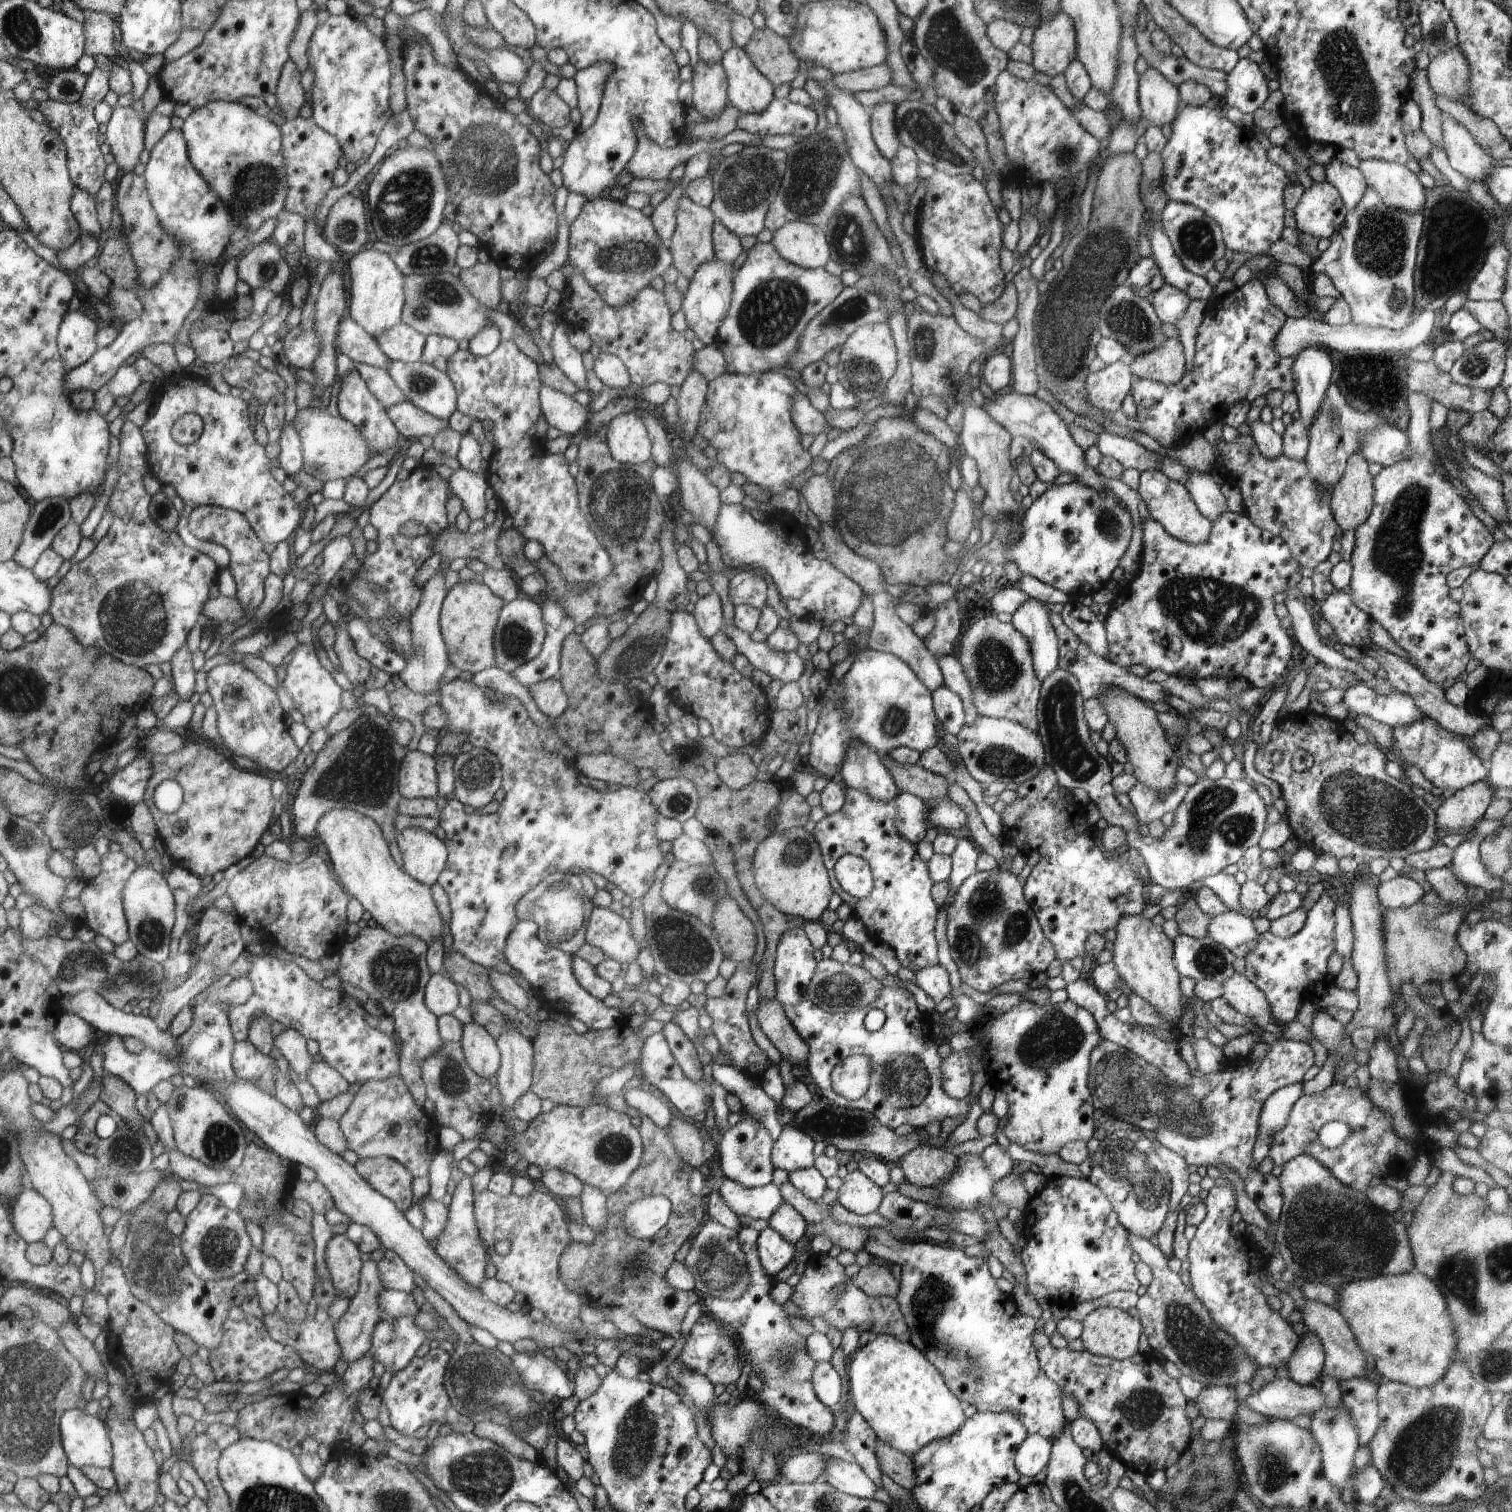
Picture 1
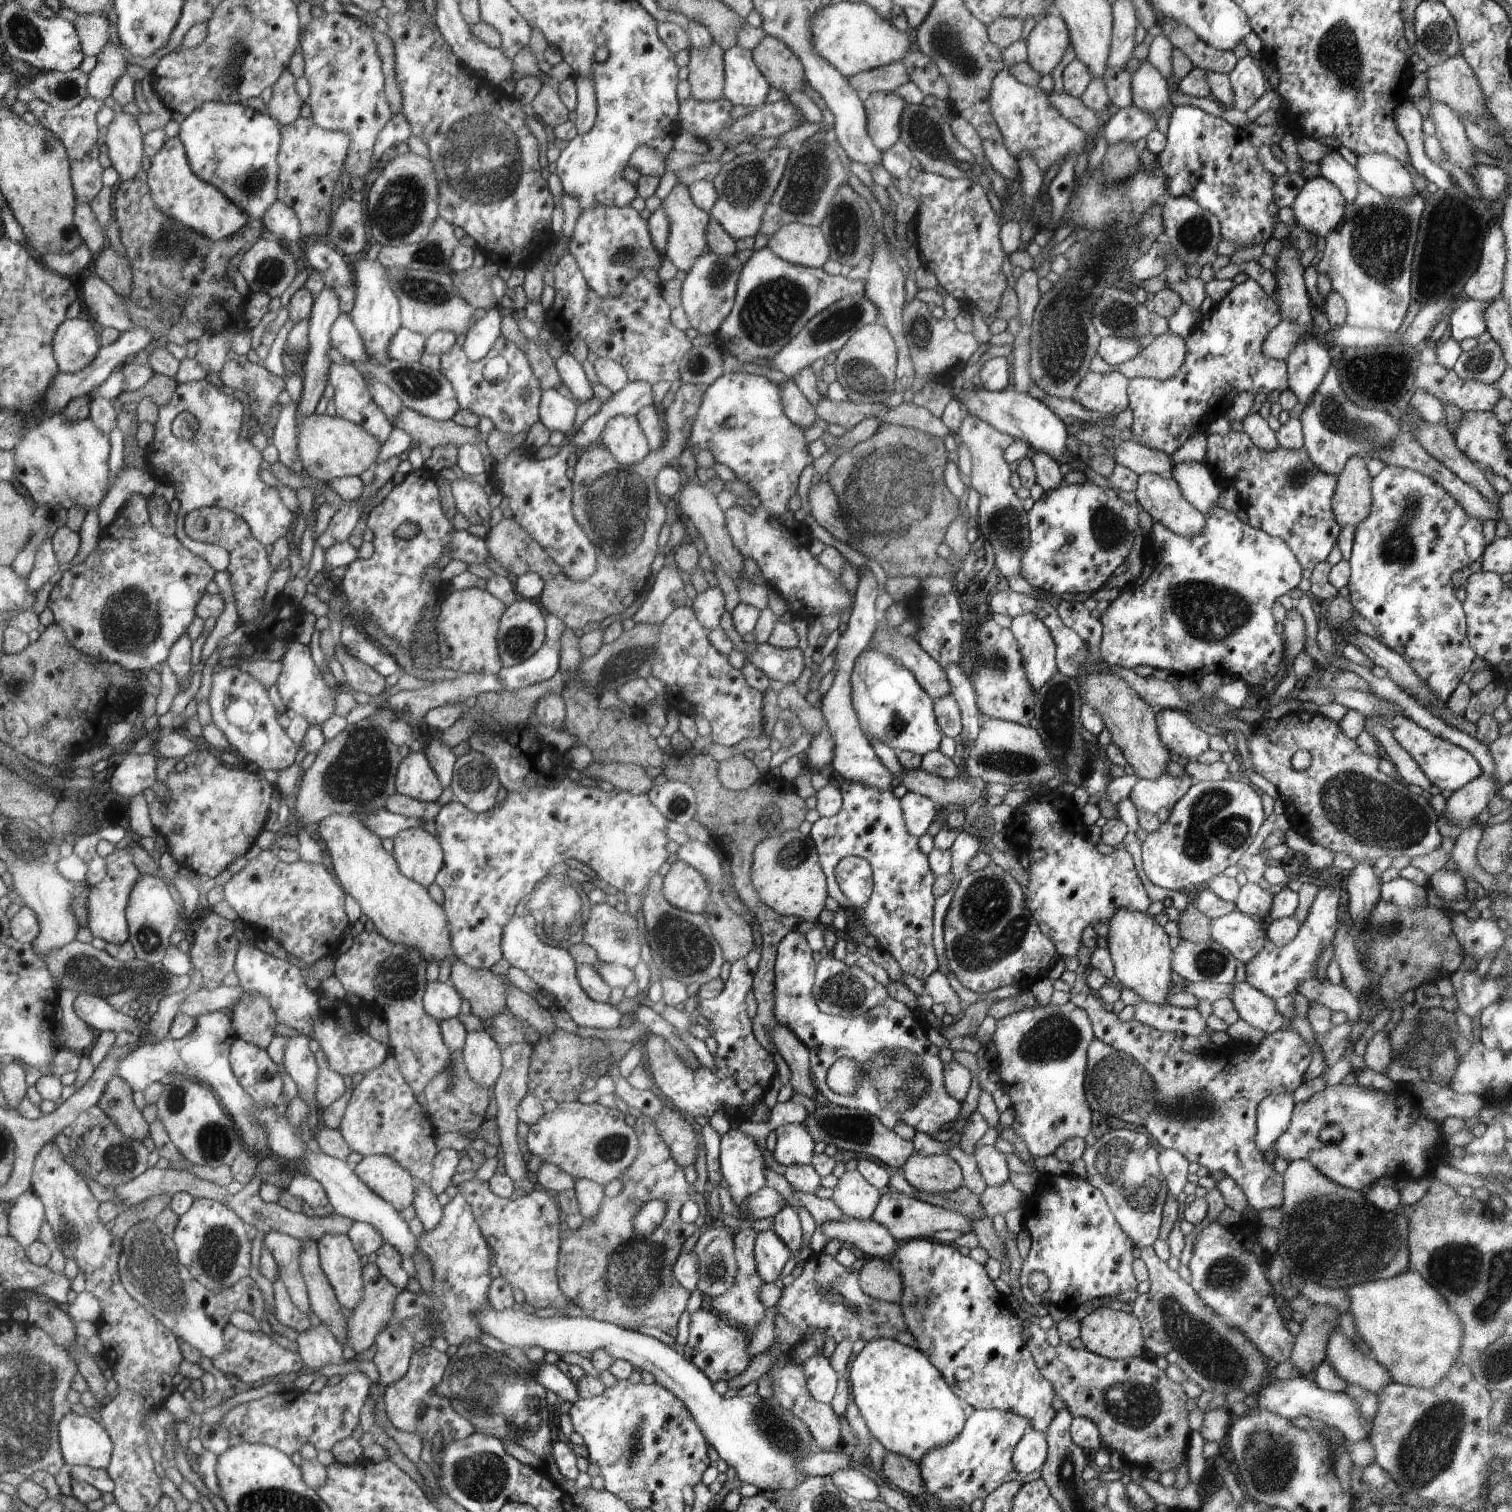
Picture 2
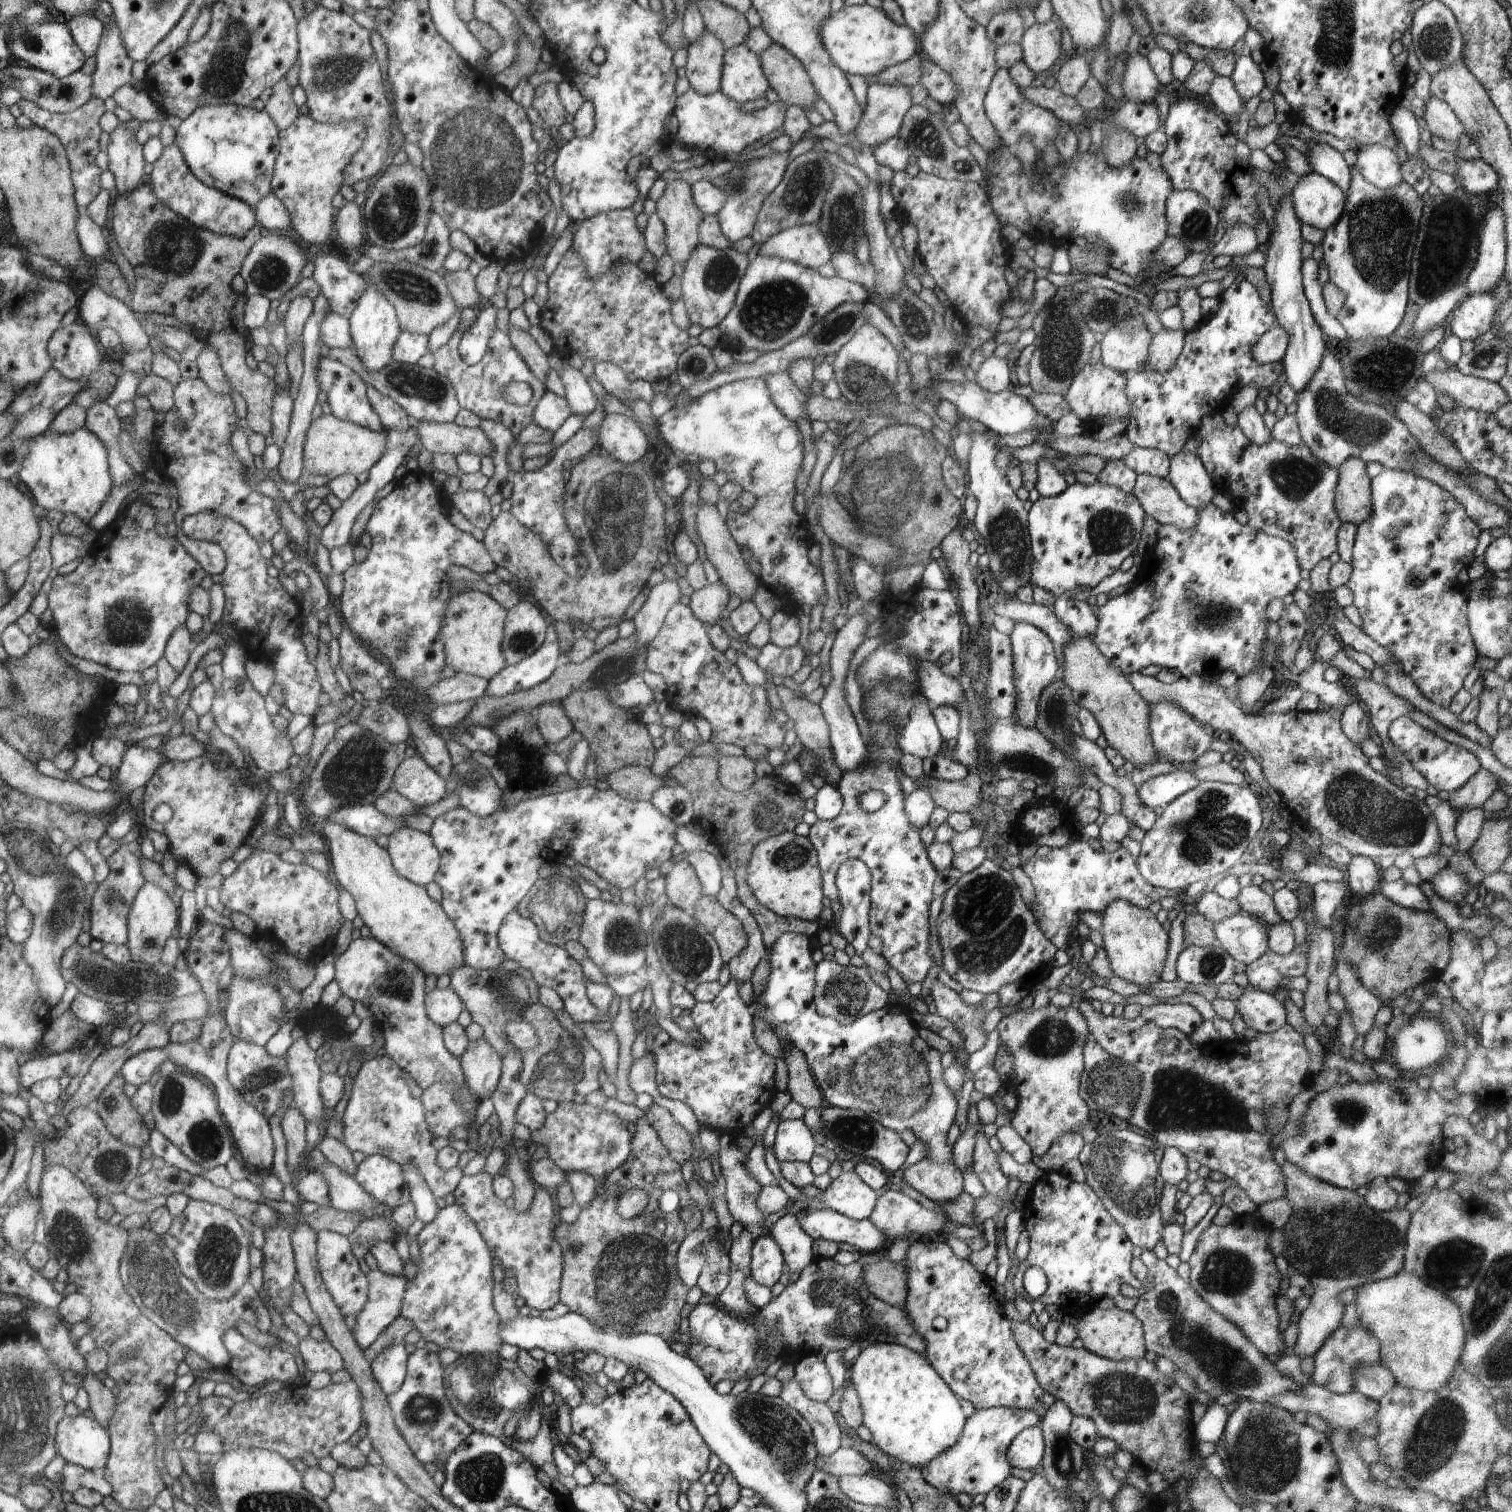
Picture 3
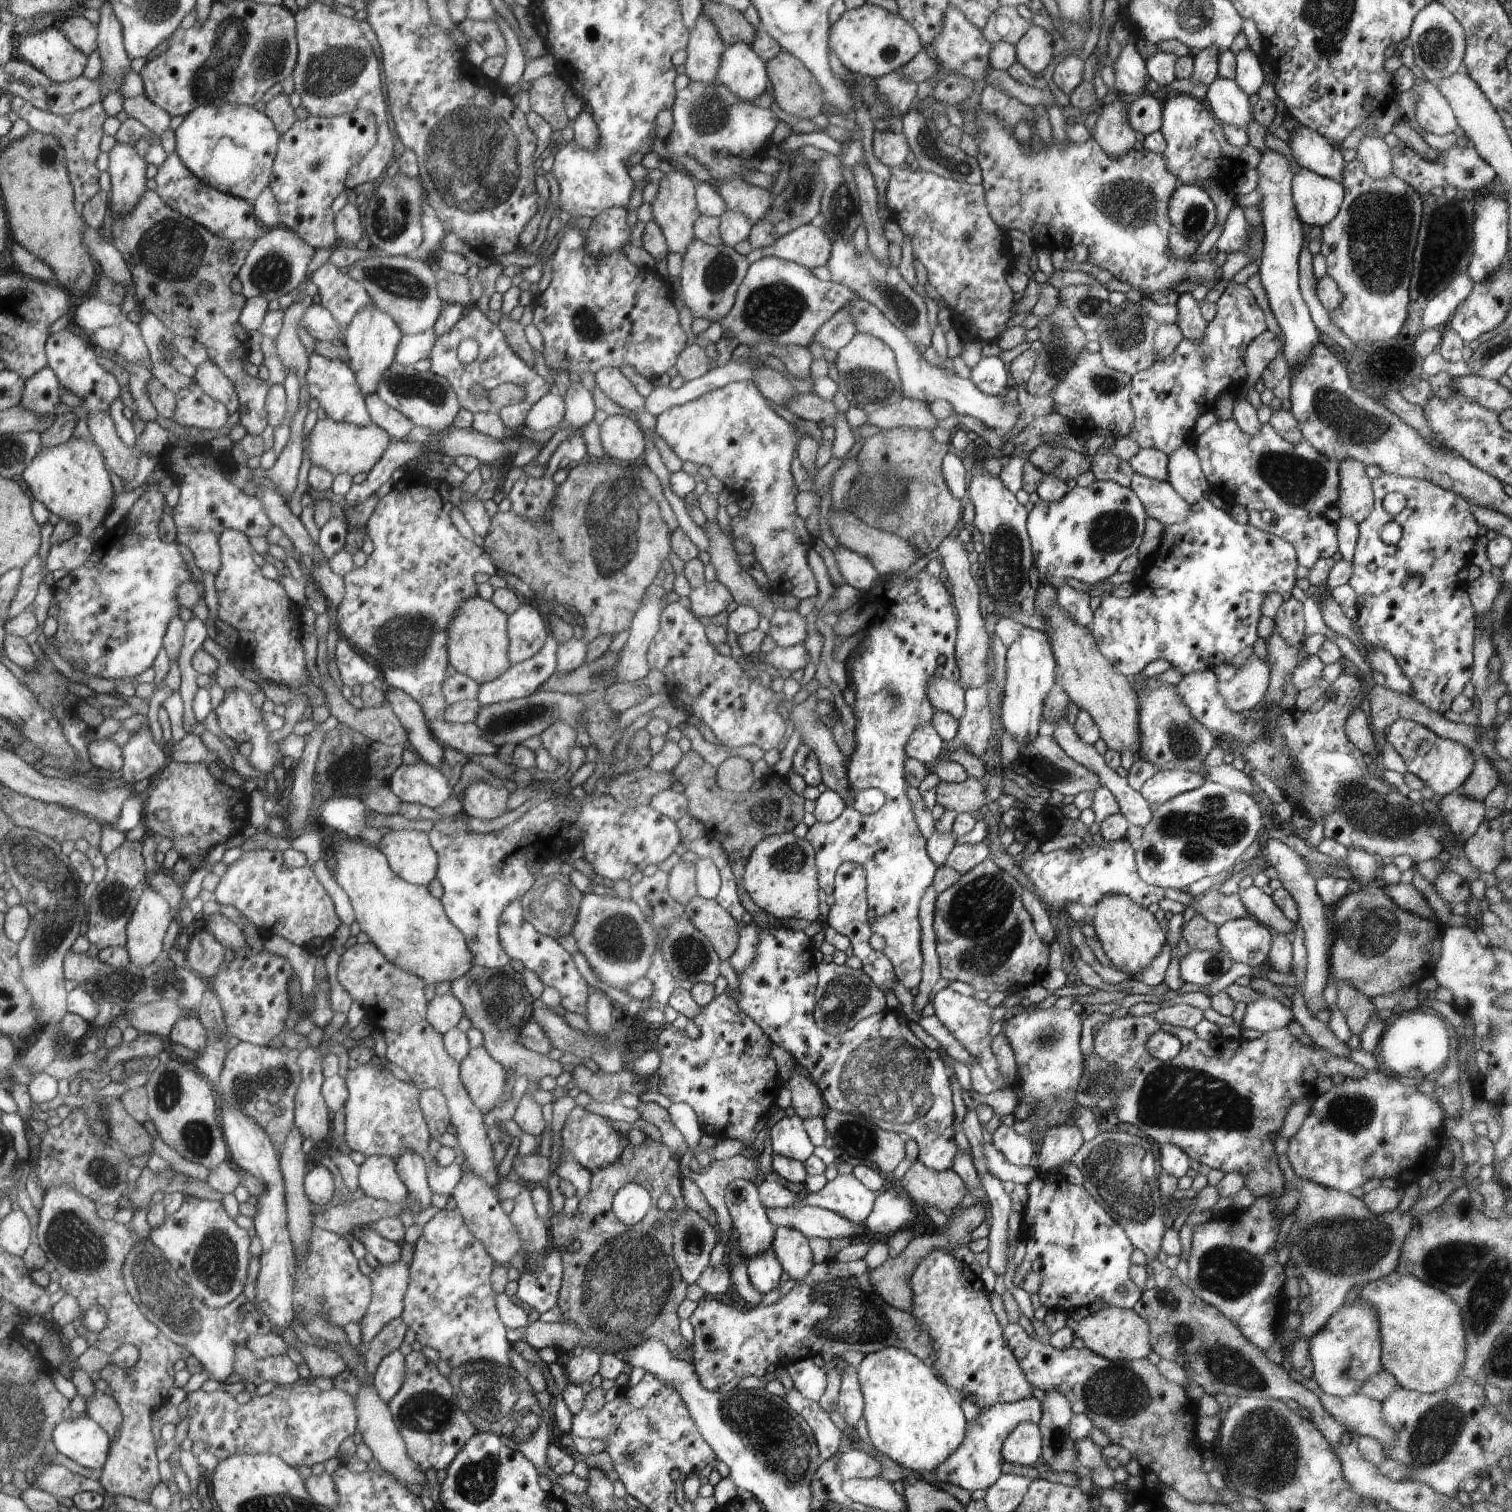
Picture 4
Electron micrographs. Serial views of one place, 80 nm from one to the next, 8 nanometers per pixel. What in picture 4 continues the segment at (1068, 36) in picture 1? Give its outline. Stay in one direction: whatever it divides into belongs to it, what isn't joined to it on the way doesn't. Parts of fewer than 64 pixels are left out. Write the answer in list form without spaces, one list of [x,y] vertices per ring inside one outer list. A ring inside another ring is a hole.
[[[1032,25],[1015,44],[1016,60],[1032,74],[1042,72],[1052,60],[1052,36]]]

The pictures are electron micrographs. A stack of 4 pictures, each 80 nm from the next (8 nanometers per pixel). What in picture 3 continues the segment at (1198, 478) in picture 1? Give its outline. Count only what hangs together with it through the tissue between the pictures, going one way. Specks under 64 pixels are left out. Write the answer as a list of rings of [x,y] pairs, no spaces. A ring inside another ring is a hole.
[[[1177,452],[1171,458],[1167,479],[1178,491],[1180,498],[1196,510],[1210,504],[1217,493],[1215,482],[1196,453]]]

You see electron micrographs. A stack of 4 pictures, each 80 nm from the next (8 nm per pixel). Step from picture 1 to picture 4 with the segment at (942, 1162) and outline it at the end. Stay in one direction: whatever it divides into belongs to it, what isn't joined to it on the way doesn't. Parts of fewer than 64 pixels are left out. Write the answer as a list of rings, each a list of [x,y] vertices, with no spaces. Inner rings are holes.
[[[916,1160],[900,1179],[916,1206],[934,1206],[946,1216],[961,1206],[967,1186],[952,1169],[935,1171]]]

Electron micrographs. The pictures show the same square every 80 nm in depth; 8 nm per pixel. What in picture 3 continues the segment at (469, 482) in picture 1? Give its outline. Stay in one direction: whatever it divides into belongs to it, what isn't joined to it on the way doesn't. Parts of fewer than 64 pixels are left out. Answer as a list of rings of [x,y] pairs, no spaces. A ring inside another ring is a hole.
[[[459,490],[450,496],[456,507],[476,528],[486,530],[492,522],[490,499],[482,491]]]

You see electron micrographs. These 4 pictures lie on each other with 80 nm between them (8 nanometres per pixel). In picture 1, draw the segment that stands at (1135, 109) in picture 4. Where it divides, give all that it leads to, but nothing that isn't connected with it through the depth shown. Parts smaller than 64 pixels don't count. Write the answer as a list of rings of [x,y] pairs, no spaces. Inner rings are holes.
[[[1006,69],[996,80],[994,103],[1001,121],[1000,133],[1004,152],[1010,158],[1012,174],[1000,174],[998,170],[994,172],[1002,182],[1017,183],[1018,187],[1024,186],[1028,180],[1041,186],[1048,181],[1057,184],[1061,179],[1069,177],[1075,190],[1081,170],[1087,169],[1089,172],[1090,167],[1101,162],[1105,154],[1130,154],[1150,126],[1145,119],[1134,126],[1123,119],[1110,130],[1107,141],[1100,141],[1084,130],[1084,126],[1080,125],[1049,86],[1042,86],[1034,79],[1026,81],[1015,78]]]

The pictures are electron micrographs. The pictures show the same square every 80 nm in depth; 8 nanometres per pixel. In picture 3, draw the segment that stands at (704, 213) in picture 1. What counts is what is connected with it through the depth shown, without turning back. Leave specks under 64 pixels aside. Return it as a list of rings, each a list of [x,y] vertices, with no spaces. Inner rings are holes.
[[[674,179],[667,182],[665,191],[656,201],[655,213],[665,226],[665,245],[667,253],[674,262],[685,262],[690,258],[691,252],[700,245],[699,224],[706,216],[695,202],[692,184],[686,179]]]

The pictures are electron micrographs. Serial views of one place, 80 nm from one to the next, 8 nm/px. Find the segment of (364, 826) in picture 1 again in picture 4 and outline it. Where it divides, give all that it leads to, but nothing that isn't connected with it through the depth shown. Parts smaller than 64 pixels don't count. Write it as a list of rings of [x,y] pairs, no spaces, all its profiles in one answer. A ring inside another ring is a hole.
[[[334,834],[331,848],[336,856],[334,878],[348,894],[353,906],[356,922],[361,931],[368,934],[370,942],[375,943],[386,958],[397,967],[418,975],[425,983],[438,984],[449,980],[455,981],[474,968],[474,955],[467,946],[466,935],[447,917],[446,908],[439,898],[432,896],[427,885],[412,885],[401,879],[391,869],[387,855],[374,844],[361,838],[352,838],[344,834]]]

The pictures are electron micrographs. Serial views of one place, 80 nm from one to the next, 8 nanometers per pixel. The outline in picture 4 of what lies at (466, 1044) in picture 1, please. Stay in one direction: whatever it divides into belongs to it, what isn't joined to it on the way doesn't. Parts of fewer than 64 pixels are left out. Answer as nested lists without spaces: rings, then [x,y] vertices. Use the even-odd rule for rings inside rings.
[[[482,1046],[470,1049],[468,1056],[462,1060],[462,1081],[475,1105],[483,1110],[484,1114],[488,1114],[501,1104],[501,1097],[505,1094],[505,1089],[509,1083],[509,1074]]]

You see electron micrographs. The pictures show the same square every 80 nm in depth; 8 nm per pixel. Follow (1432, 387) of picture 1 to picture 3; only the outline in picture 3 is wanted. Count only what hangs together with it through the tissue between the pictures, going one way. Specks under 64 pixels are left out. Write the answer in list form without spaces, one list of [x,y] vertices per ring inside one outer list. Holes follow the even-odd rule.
[[[1434,371],[1424,374],[1422,379],[1426,379],[1437,393],[1448,394],[1456,404],[1464,408],[1495,413],[1501,406],[1511,401],[1499,382],[1465,375],[1460,371]]]

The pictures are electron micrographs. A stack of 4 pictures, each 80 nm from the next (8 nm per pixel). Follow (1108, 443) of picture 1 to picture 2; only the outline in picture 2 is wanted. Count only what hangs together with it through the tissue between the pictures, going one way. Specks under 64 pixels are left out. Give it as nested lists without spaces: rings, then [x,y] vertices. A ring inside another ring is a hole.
[[[1124,441],[1114,450],[1116,464],[1128,467],[1137,475],[1154,473],[1164,478],[1171,477],[1174,462],[1170,455],[1134,441]]]

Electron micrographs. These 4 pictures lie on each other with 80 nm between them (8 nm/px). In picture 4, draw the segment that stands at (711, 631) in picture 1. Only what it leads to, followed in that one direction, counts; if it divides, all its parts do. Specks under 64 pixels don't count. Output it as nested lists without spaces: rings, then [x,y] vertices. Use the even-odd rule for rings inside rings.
[[[718,580],[706,581],[702,586],[692,589],[688,597],[695,614],[704,618],[724,612],[733,601],[732,593]]]

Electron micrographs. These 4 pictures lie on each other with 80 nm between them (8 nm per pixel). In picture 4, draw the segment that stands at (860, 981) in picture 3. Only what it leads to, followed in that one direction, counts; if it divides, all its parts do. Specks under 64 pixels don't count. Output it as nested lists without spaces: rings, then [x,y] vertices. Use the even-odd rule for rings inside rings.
[[[829,959],[818,964],[819,984],[815,990],[815,1010],[813,1017],[819,1029],[837,1035],[860,1020],[888,1010],[885,994],[870,980],[862,969],[851,969],[847,965],[836,965]]]

